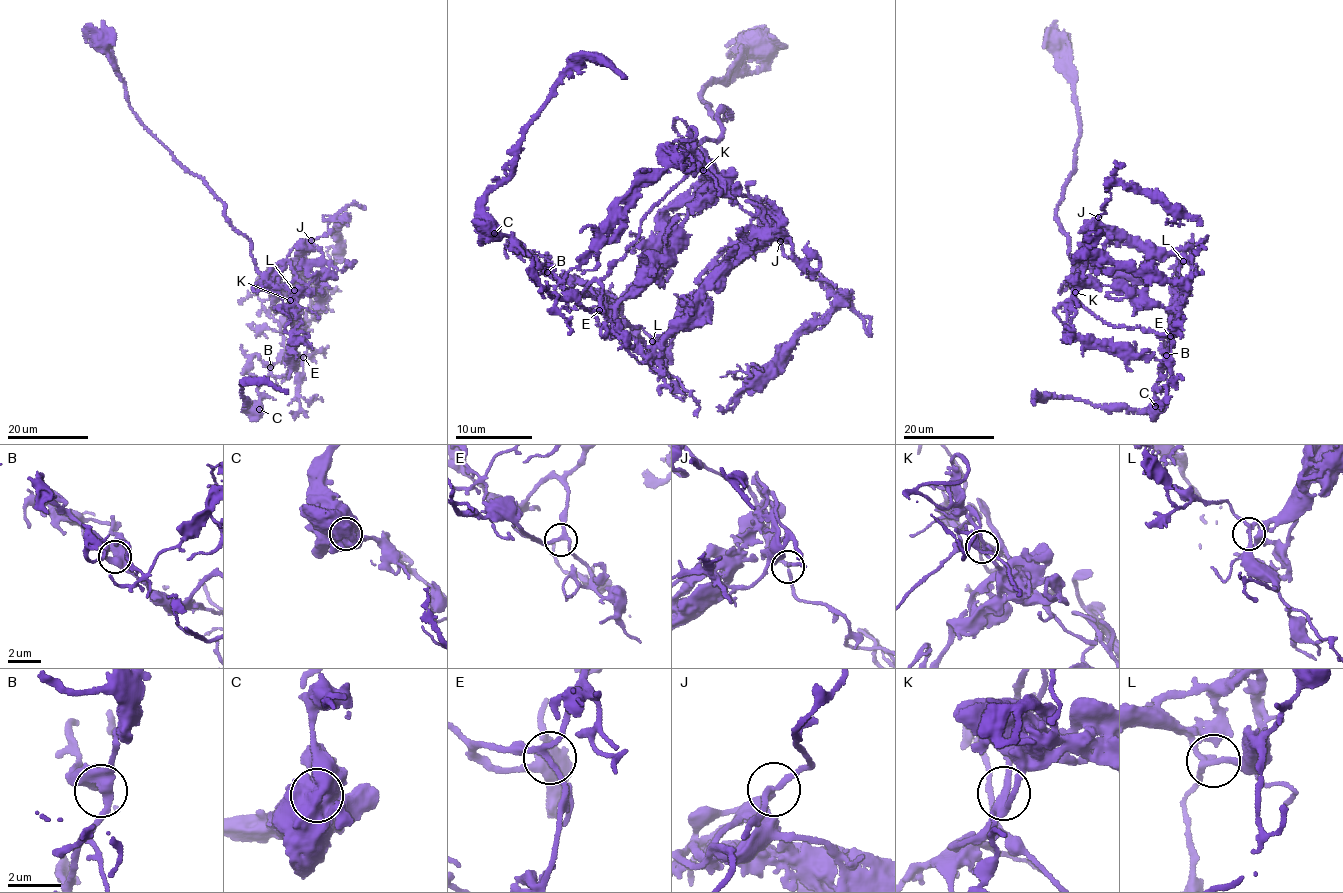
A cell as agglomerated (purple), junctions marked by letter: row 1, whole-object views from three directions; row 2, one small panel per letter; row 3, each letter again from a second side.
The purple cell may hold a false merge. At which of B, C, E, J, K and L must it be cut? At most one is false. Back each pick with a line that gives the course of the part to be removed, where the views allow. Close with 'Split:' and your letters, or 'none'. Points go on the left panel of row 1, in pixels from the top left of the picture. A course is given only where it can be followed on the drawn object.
C: Course of the part to remove: (259, 410), (244, 408), (249, 402), (240, 397), (243, 382), (262, 380), (287, 393)
Split: C

